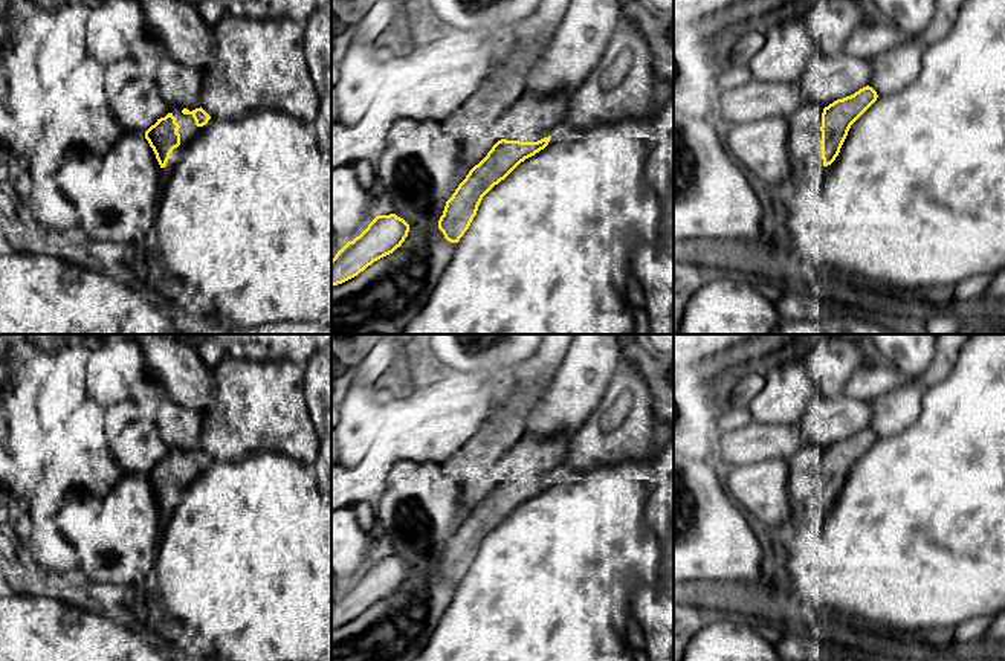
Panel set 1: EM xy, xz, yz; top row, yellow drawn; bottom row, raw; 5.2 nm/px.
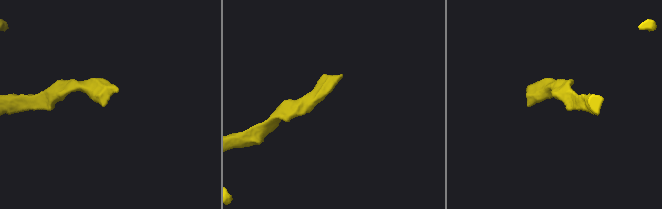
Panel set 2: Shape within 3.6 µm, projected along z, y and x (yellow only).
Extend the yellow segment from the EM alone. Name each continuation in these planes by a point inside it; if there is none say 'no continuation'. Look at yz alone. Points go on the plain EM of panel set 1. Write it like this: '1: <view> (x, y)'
1: yz (804, 469)

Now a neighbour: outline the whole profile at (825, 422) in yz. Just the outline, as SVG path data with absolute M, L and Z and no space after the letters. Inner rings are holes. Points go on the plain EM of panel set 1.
M845 394L829 398L817 397L806 408L797 426L808 444L825 450L866 429L872 414L871 400L858 400Z

